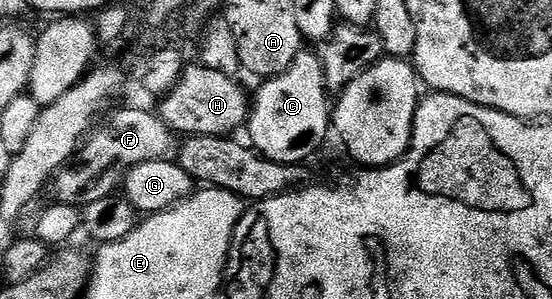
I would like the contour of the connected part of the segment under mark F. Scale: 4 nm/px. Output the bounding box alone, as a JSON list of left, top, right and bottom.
[51,109,175,209]

